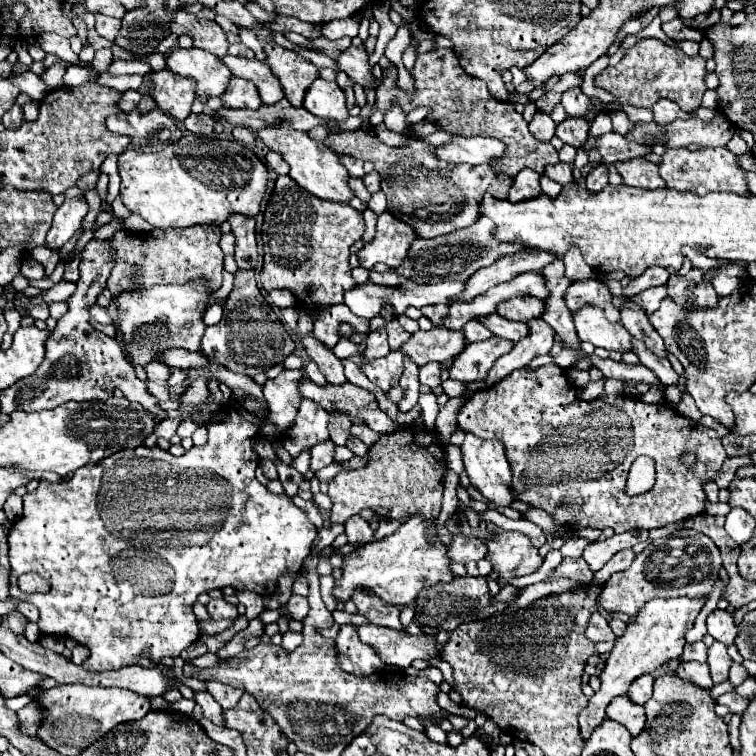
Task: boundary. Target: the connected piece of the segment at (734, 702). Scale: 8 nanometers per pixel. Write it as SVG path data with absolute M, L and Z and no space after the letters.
M729 691L729 693L723 693L723 695L717 699L717 703L719 703L719 705L727 705L733 715L743 715L745 709L747 709L747 705L749 705L749 699L741 697L741 695L735 693L735 691Z

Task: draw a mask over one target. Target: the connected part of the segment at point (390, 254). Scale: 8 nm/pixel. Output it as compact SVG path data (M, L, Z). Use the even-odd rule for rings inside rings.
M389 211L381 213L377 219L377 233L371 243L357 253L361 267L371 269L375 263L385 263L389 267L399 267L409 253L411 241L421 239L415 229L391 215Z

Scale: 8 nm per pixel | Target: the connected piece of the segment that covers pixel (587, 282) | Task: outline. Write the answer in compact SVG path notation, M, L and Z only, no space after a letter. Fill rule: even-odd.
M583 279L583 281L571 283L565 293L565 303L567 303L569 311L577 311L585 303L601 307L605 311L607 319L613 323L619 321L619 317L621 317L619 309L613 303L613 295L609 293L609 287L599 279Z

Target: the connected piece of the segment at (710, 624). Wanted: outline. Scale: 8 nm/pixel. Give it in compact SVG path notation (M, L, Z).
M715 609L707 617L707 629L709 635L725 645L731 645L735 635L737 635L737 625L733 623L733 617L725 609Z

